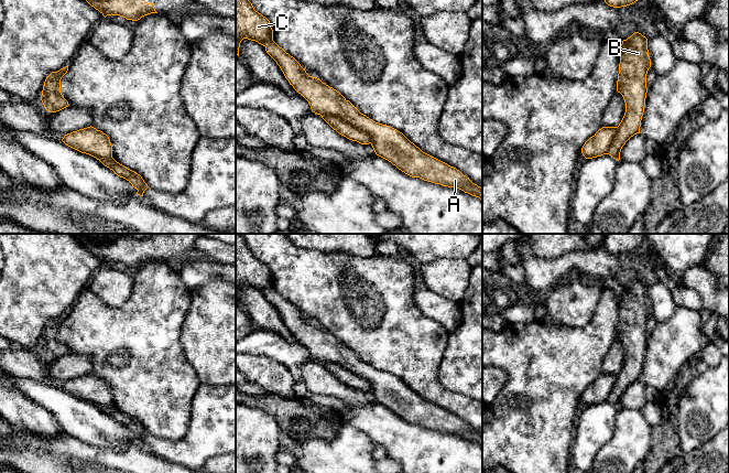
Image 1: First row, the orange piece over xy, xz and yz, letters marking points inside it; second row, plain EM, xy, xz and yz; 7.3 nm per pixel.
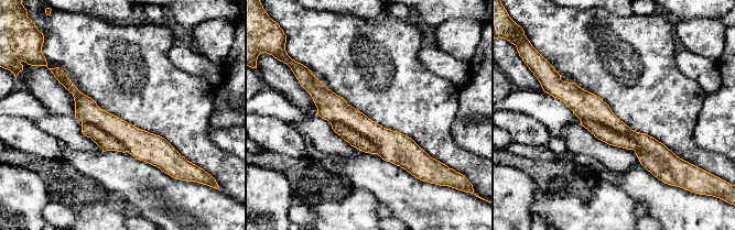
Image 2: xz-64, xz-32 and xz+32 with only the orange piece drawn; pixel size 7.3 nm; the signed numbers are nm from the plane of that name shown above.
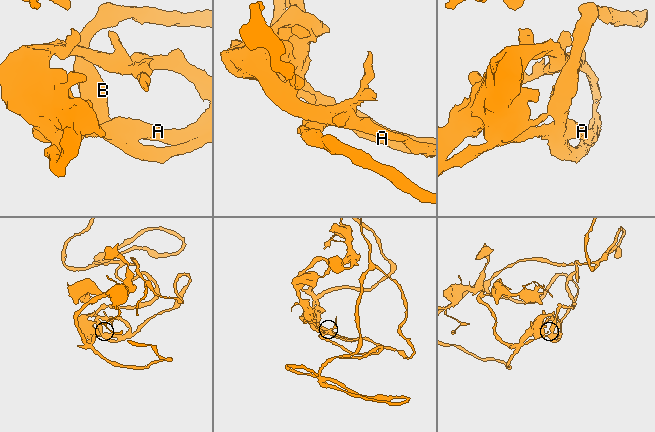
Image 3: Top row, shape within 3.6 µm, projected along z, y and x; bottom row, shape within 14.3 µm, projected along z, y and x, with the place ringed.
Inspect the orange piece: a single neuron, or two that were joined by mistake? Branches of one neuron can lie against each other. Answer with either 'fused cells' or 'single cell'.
single cell

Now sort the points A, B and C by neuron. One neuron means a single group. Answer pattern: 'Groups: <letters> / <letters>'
Groups: A B C

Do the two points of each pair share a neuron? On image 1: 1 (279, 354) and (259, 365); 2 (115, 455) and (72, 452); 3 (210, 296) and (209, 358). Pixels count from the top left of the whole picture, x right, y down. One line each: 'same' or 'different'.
1: different
2: same
3: same

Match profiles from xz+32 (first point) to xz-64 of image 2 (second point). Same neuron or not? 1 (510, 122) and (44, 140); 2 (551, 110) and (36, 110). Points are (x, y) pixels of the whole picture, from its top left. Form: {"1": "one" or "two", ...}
{"1": "one", "2": "one"}

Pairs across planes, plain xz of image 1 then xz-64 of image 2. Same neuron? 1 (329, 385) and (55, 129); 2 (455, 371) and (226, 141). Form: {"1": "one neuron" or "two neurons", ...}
{"1": "one neuron", "2": "one neuron"}

